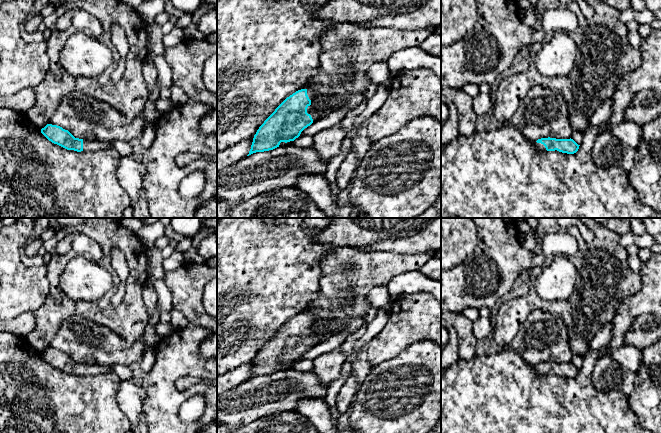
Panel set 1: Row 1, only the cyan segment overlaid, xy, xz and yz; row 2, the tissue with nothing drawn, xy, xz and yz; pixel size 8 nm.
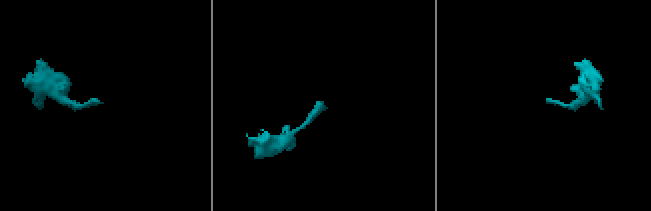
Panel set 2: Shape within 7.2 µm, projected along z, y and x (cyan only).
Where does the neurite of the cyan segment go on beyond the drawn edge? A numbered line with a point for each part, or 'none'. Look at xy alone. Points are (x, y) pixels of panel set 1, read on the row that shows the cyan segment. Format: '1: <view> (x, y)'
1: xy (88, 145)

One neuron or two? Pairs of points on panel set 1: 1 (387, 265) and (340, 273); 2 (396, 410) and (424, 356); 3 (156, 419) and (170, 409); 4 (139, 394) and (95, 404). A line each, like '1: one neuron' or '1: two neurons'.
1: one neuron
2: one neuron
3: one neuron
4: two neurons

